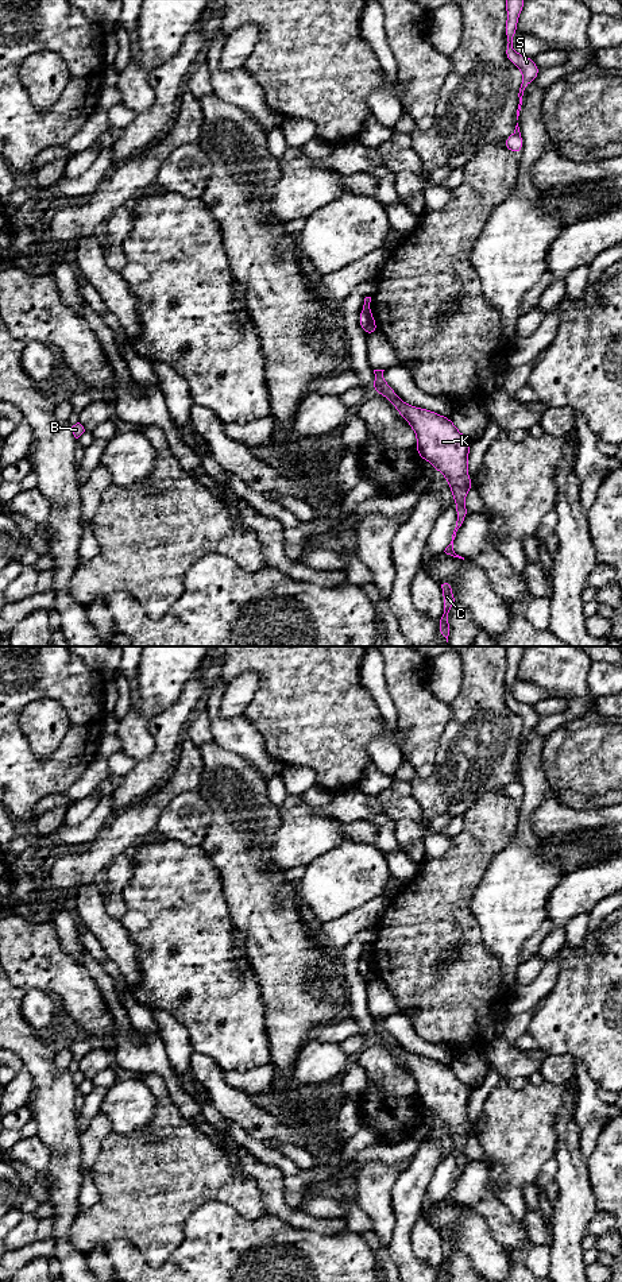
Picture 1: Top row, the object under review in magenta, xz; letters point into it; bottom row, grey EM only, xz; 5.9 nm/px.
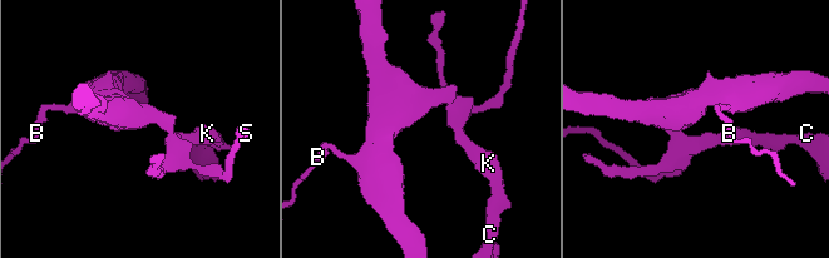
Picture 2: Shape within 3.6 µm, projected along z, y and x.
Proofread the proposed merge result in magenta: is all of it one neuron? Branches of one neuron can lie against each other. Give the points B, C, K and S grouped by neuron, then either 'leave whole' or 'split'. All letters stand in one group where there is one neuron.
B / C K S; split

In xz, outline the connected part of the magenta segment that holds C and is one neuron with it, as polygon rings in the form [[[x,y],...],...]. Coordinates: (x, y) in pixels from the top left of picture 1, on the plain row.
[[[448,1231],[441,1232],[441,1236],[443,1236],[443,1248],[444,1248],[444,1262],[437,1267],[437,1271],[441,1282],[449,1282],[451,1273],[448,1267],[448,1260],[451,1255],[455,1254],[457,1250]]]

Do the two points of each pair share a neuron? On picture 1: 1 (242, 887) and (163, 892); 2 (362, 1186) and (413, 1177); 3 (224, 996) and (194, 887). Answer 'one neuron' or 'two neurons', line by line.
1: two neurons
2: two neurons
3: one neuron

